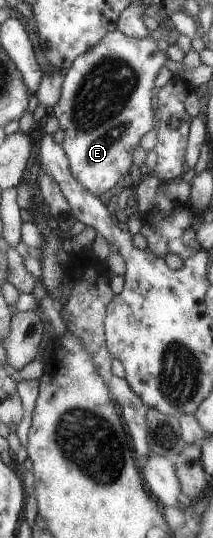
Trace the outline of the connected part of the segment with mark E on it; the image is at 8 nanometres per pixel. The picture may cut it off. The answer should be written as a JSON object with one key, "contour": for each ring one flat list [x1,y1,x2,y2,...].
{"contour":[[118,29,109,32,88,51,78,55,70,67,62,73,61,89,58,100,51,108,52,116,59,122,63,132,61,147,68,159,70,174,90,194,98,197,106,190,119,182,118,178,128,174,132,164,132,150,138,146,140,138,152,130,150,122,150,100,152,100,152,80,158,74,158,68,164,60,169,59,179,64,184,57,184,52,177,44,168,44,166,50,158,50,156,42,150,34,137,39,127,37]]}

